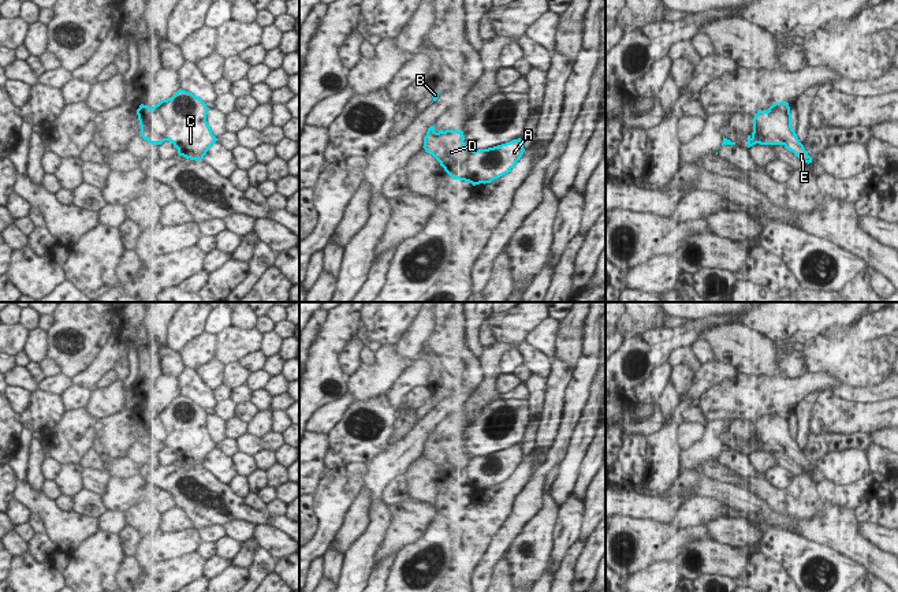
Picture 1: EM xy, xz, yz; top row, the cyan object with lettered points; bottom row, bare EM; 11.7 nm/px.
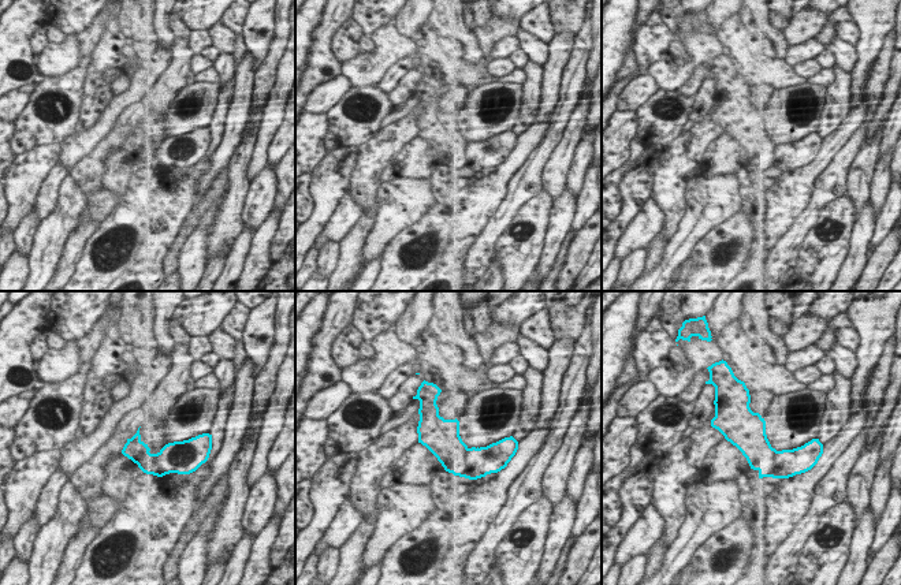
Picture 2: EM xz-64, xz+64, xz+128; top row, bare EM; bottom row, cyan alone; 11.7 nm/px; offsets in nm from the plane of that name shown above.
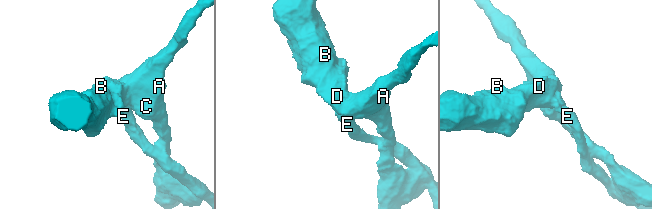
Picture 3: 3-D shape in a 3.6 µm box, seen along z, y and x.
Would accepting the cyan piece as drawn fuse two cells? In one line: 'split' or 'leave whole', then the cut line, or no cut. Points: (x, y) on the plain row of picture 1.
split; cut xz (473, 457), (461, 477), (466, 481), (465, 487)

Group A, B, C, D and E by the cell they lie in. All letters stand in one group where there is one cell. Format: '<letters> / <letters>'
A C / B D E

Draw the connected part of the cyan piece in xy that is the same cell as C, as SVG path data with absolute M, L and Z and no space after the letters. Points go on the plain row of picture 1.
M179 395L171 405L161 406L154 413L167 432L165 444L174 450L178 461L202 466L217 447L206 428L206 410L193 399Z

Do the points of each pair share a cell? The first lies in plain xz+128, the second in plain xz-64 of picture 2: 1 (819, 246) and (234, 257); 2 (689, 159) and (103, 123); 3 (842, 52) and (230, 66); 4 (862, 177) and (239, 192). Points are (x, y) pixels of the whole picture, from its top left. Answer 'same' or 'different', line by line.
1: different
2: same
3: different
4: different

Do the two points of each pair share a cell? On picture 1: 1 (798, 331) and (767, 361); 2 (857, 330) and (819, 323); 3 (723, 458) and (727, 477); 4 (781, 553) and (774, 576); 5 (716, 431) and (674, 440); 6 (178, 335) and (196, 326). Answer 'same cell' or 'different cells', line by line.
1: different cells
2: different cells
3: different cells
4: different cells
5: different cells
6: same cell

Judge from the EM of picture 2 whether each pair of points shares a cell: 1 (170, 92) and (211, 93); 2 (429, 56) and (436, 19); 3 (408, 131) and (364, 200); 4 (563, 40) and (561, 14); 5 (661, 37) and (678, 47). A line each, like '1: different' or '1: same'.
1: different
2: different
3: same
4: same
5: different

